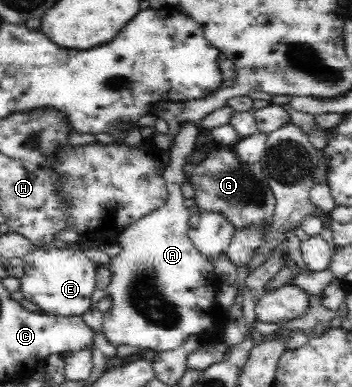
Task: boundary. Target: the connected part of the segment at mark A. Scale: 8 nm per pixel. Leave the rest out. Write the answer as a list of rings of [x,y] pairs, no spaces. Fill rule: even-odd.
[[[182,121],[174,135],[174,145],[169,151],[170,161],[161,173],[169,192],[168,202],[130,225],[130,228],[124,229],[118,237],[122,253],[111,258],[109,267],[113,277],[106,289],[113,306],[111,310],[104,312],[102,323],[102,336],[112,347],[129,345],[162,353],[180,346],[191,335],[197,335],[208,343],[217,341],[223,334],[223,326],[227,325],[224,324],[227,321],[226,309],[221,309],[214,301],[220,286],[218,273],[215,273],[212,264],[206,262],[206,258],[194,248],[188,238],[190,213],[189,208],[184,205],[182,192],[182,185],[186,180],[184,163],[187,155],[194,151],[194,141],[200,135],[200,129],[199,123],[195,121]]]

